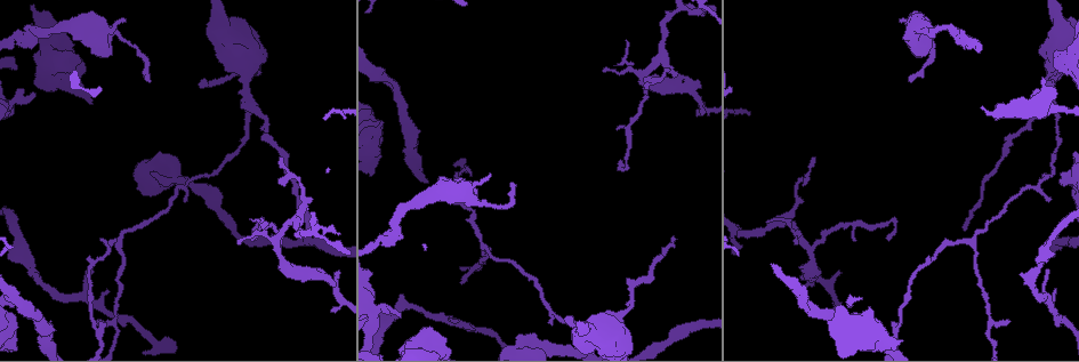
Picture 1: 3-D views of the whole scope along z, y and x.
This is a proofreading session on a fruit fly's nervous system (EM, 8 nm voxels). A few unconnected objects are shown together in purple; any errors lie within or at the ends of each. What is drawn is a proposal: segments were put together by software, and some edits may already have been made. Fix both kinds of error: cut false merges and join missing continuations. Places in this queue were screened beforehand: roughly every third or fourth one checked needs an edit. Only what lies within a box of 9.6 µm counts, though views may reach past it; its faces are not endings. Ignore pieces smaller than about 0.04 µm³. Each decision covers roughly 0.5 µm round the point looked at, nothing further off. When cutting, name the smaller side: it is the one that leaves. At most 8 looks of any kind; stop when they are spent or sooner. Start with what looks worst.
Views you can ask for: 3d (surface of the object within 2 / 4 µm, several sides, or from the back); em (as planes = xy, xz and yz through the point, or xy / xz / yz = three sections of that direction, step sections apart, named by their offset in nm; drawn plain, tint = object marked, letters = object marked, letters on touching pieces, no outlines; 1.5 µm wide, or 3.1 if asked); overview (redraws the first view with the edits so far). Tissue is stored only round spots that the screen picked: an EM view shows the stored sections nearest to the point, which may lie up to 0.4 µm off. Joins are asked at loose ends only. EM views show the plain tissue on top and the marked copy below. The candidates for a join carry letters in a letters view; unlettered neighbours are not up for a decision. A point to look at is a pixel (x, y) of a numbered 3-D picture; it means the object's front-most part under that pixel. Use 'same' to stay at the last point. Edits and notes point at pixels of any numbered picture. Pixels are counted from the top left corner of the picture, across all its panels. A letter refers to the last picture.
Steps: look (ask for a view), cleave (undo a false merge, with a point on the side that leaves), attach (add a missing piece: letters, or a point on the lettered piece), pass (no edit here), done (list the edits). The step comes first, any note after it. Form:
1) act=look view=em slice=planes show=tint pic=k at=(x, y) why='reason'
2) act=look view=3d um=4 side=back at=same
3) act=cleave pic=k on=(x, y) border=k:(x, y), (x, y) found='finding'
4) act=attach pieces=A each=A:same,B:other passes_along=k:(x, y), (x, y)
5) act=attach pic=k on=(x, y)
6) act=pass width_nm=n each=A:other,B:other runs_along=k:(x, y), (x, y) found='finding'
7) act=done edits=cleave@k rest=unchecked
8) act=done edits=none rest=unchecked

act=look view=em slice=yz step=4 show=tint pic=1 at=(456, 321) why='thin end'

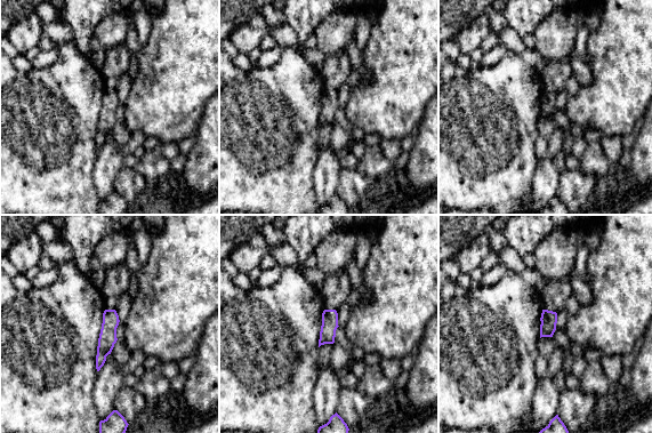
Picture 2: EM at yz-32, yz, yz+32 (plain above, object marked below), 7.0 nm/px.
act=look view=em slice=planes show=letters at=same

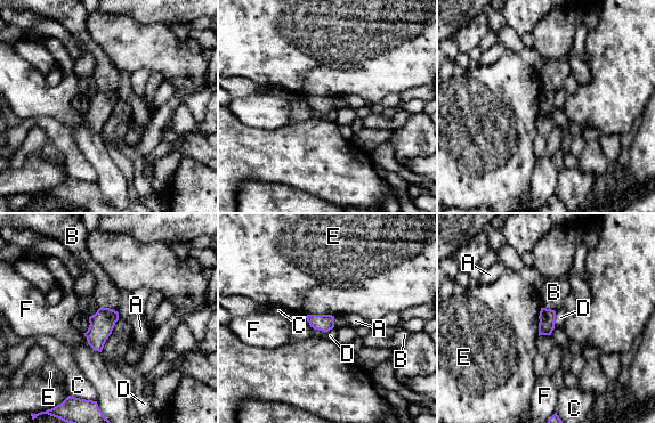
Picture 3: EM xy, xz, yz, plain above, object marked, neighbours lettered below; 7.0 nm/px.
act=pass longest_contact=E:200nm each=A:other,B:other,C:other,D:other,E:other,F:other border=3:(556, 311), (554, 327) found='no lettered piece goes on from it'

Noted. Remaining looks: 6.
act=look view=3d um=2 side=back pic=1 at=(307, 227) why='end of a long branch'

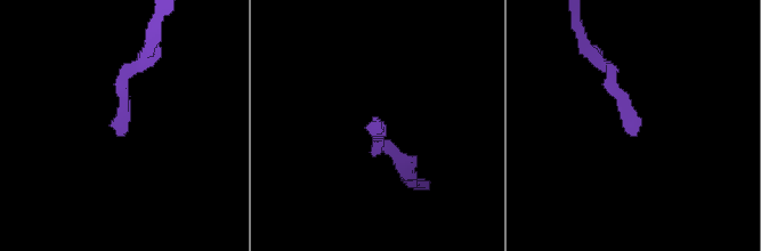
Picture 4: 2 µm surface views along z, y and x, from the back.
act=look view=em slice=planes show=letters pic=4 at=(638, 131) why='need the tissue'

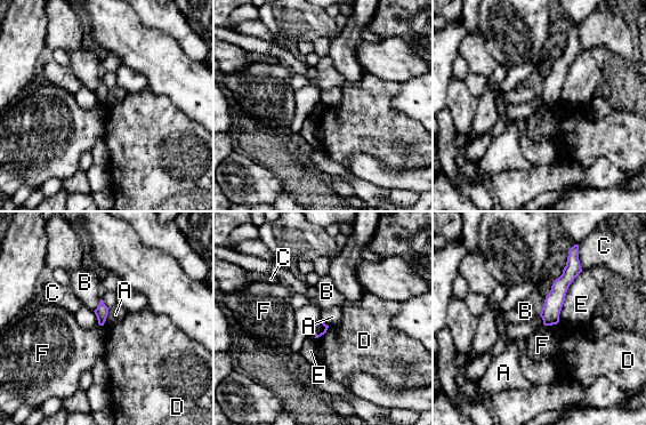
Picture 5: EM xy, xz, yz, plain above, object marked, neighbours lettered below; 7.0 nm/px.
act=pass each=A:other,B:other,C:other,D:other,E:other,F:other border=5:(110, 309), (103, 325) found='none of them fits'

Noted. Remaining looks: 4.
act=look view=em slice=planes show=letters pic=1 at=(280, 182) why='free end'

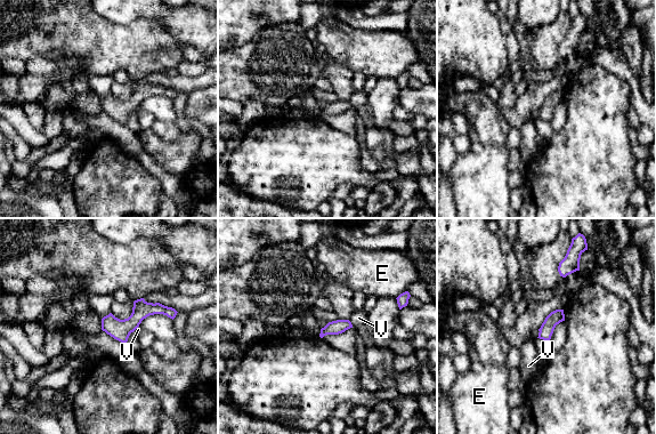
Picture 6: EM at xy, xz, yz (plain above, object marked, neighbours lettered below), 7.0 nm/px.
act=pass each=E:other,V:other border=6:(348, 320), (353, 326) found='none of them fits'

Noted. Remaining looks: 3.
act=done edits=none rest=unchecked

